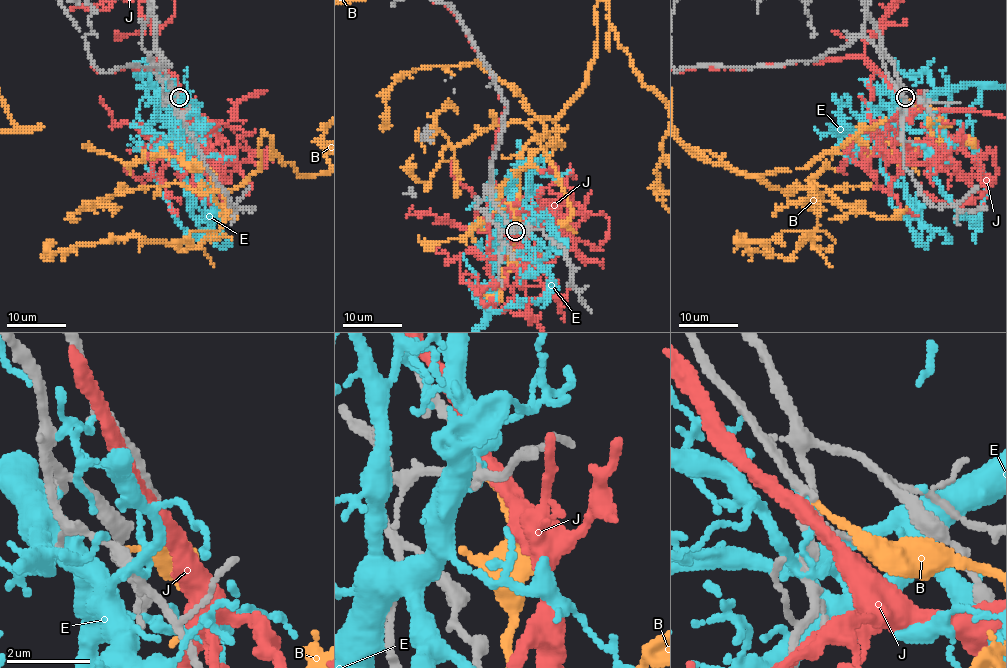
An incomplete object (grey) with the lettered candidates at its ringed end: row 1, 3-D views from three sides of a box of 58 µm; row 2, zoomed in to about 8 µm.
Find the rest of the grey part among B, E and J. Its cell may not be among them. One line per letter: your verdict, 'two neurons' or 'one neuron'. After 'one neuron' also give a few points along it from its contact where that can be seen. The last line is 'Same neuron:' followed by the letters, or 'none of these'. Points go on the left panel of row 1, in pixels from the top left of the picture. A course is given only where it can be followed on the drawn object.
B: two neurons
E: two neurons
J: two neurons
Same neuron: none of these

